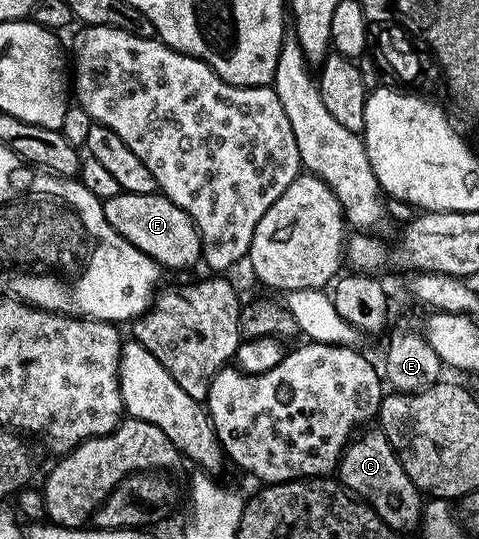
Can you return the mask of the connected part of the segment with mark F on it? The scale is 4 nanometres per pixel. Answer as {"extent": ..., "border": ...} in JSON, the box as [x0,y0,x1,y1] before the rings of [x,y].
{"extent":[102,190,202,271],"border":[[[122,190],[116,197],[103,199],[102,208],[104,217],[108,217],[108,225],[112,225],[112,229],[116,229],[124,241],[136,245],[140,253],[154,260],[159,267],[182,271],[201,260],[202,238],[192,217],[166,195],[141,195]]]}

